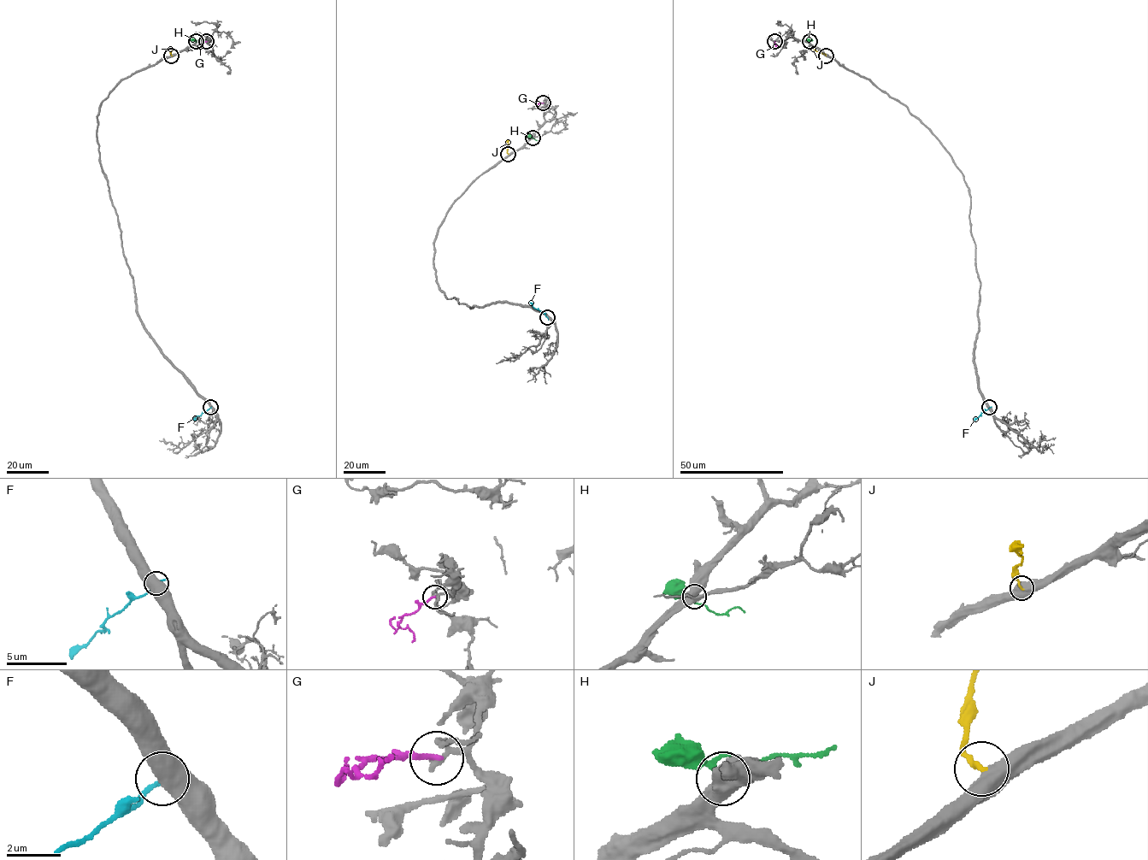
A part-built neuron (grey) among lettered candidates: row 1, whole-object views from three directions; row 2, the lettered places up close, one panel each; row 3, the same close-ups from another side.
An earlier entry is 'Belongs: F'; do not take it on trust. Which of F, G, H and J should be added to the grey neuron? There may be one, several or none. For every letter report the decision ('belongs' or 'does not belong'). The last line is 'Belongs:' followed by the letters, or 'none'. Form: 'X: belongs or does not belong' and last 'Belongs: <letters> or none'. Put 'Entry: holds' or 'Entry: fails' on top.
Entry: fails
F: does not belong
G: does not belong
H: does not belong
J: belongs
Belongs: J

